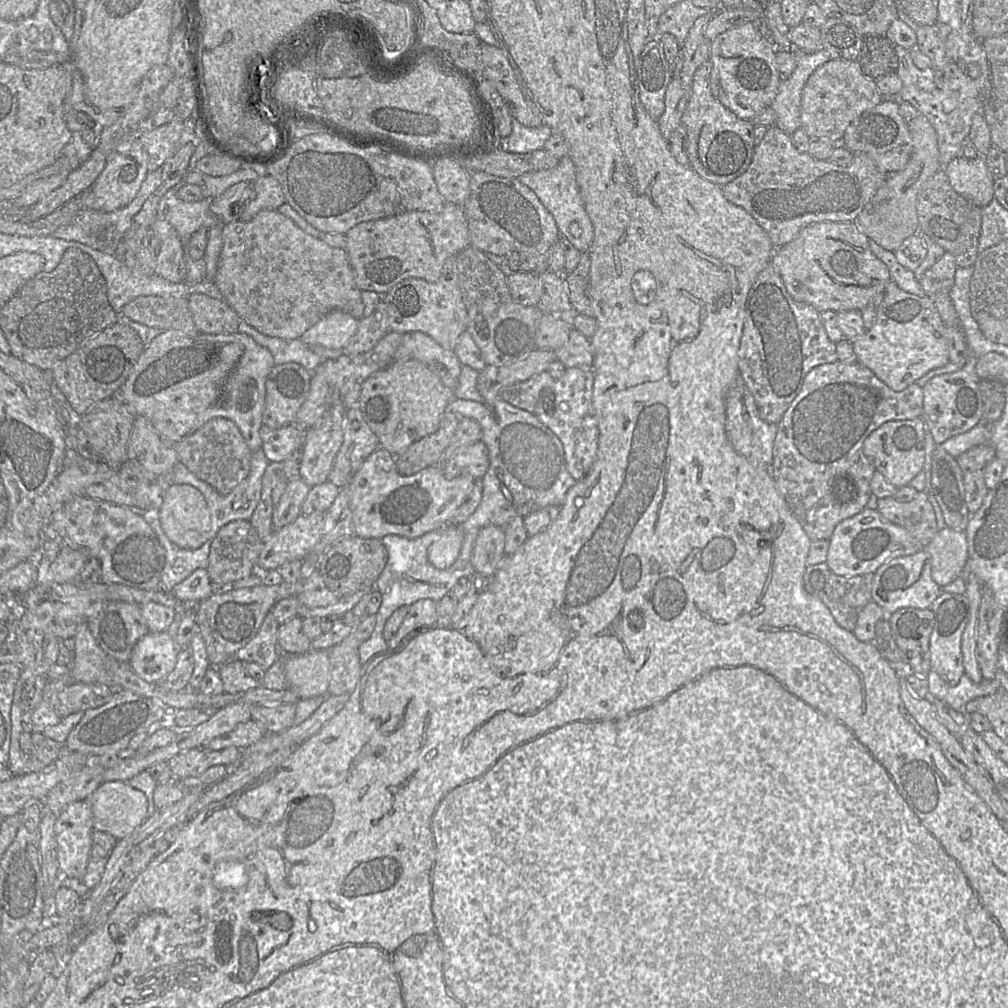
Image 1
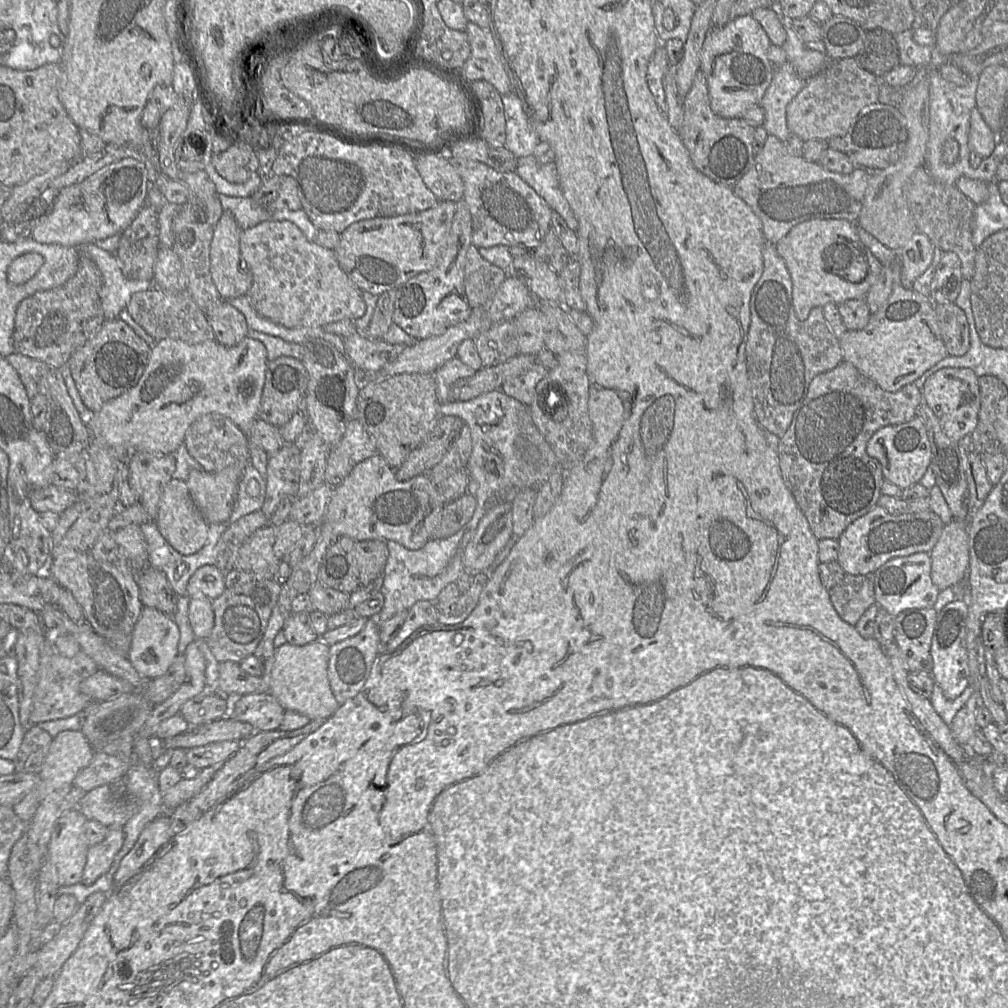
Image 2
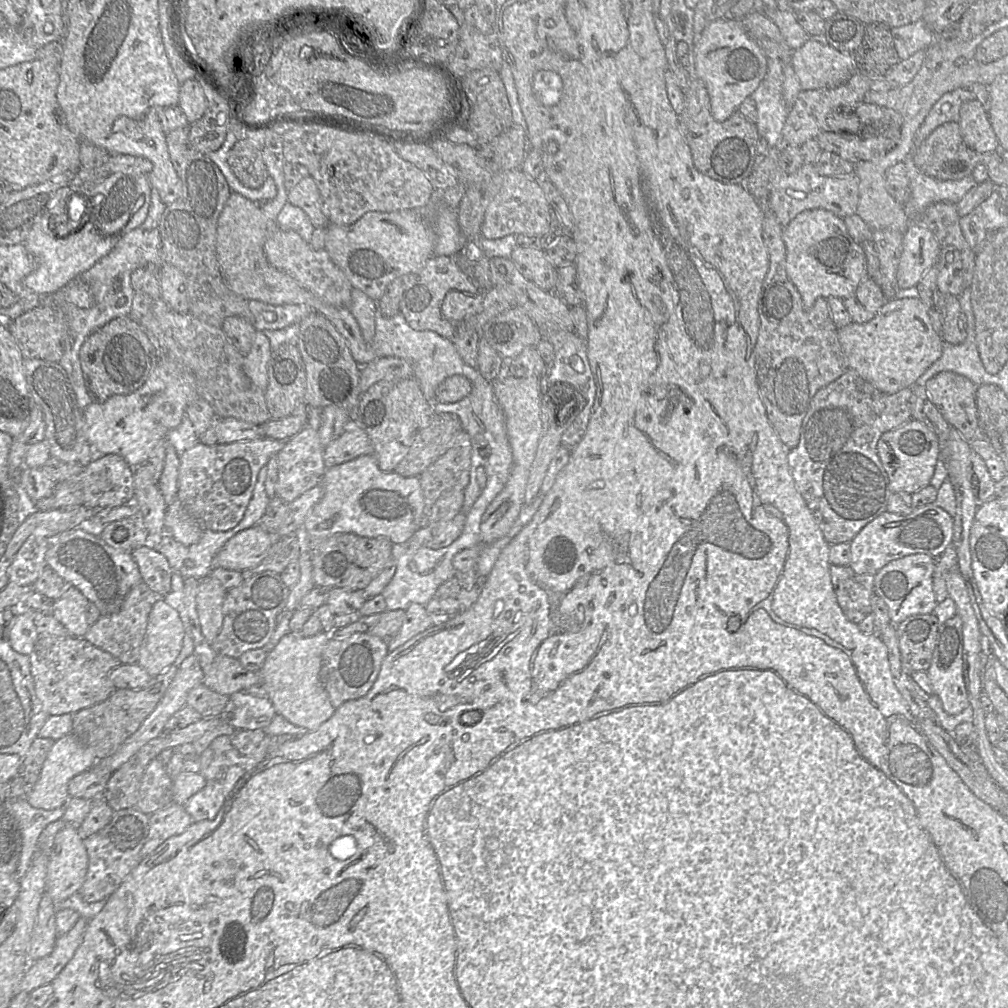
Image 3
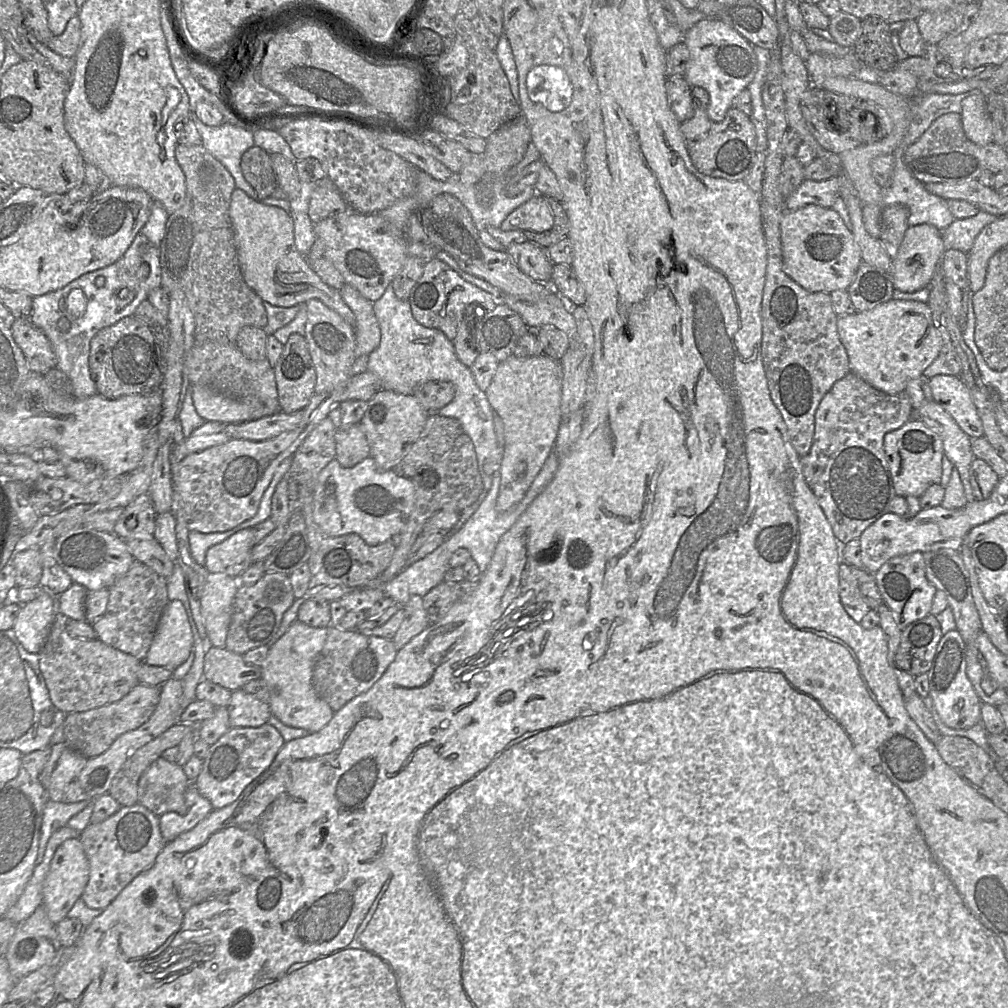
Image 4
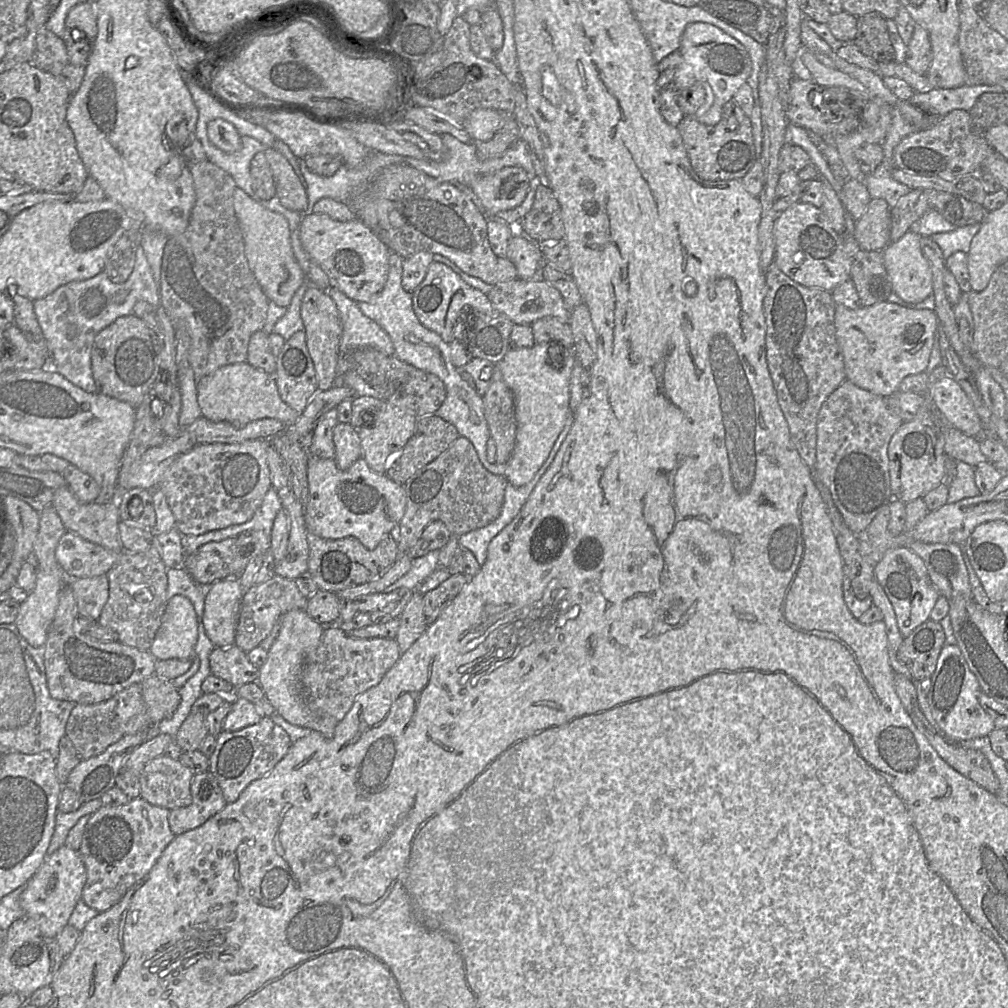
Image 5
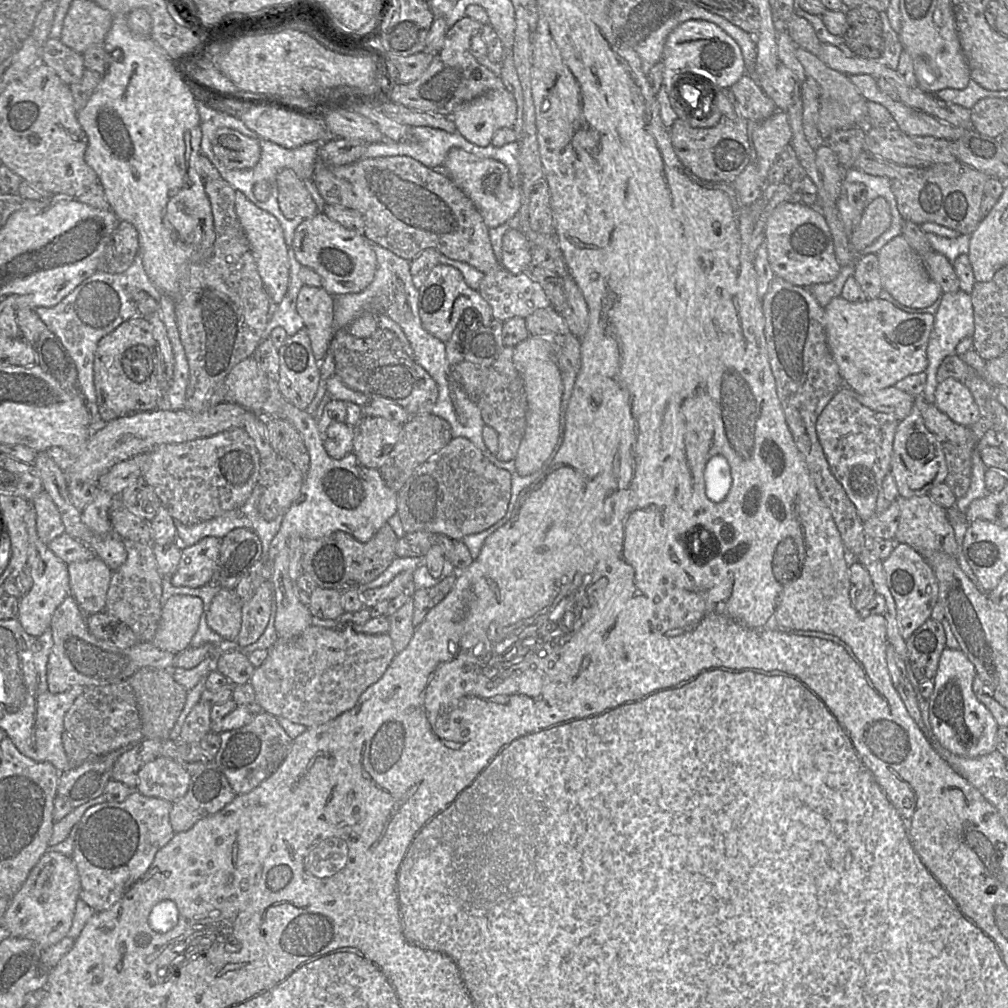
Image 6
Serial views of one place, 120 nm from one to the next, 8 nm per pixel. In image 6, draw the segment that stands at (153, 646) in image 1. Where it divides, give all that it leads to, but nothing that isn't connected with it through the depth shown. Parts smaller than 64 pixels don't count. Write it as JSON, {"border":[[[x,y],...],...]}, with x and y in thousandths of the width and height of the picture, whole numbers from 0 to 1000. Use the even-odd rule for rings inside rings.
{"border":[[[172,590],[161,602],[160,613],[151,638],[171,648],[179,648],[188,641],[201,607],[197,592]]]}

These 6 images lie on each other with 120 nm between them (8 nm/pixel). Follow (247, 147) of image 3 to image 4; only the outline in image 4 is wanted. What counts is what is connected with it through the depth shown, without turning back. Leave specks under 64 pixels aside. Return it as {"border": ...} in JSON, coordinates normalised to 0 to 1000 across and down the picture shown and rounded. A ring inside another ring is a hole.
{"border":[[[252,144],[242,151],[238,165],[242,177],[256,194],[259,197],[268,196],[276,185],[268,153]]]}

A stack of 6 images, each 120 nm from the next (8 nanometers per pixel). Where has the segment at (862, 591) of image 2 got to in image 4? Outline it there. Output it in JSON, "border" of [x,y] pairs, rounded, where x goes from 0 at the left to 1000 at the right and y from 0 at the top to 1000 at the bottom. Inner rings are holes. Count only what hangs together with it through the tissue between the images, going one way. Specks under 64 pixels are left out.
{"border":[[[834,558],[831,565],[833,596],[840,609],[850,618],[854,617],[863,603],[853,588],[855,571],[864,569],[856,563]]]}

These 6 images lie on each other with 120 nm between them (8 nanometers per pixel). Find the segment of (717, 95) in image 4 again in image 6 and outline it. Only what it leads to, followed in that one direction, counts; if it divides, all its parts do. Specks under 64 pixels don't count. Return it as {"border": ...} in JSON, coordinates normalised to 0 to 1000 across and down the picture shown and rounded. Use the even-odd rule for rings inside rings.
{"border":[[[685,19],[673,25],[661,39],[656,62],[659,65],[657,84],[661,87],[666,105],[673,117],[688,127],[709,125],[714,119],[713,113],[709,113],[709,104],[706,103],[700,117],[694,118],[692,114],[688,115],[686,112],[683,115],[678,114],[669,97],[671,91],[674,94],[675,86],[687,78],[689,79],[688,81],[695,79],[695,94],[698,95],[695,101],[699,101],[702,96],[705,98],[711,96],[711,88],[724,87],[739,73],[738,60],[733,45],[710,24],[698,20]]]}

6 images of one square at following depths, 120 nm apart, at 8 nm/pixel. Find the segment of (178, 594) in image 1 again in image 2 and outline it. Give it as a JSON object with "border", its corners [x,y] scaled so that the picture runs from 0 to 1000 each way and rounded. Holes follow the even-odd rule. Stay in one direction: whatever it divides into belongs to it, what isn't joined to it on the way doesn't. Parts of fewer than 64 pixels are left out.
{"border":[[[213,561],[198,563],[188,574],[186,591],[214,594],[224,585],[223,570]]]}

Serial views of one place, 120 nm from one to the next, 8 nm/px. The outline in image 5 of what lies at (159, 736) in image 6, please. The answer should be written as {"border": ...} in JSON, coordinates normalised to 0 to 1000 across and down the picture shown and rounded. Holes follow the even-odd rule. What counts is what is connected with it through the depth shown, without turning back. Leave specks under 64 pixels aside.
{"border":[[[151,669],[140,678],[148,719],[156,719],[176,704],[180,690],[171,676]]]}

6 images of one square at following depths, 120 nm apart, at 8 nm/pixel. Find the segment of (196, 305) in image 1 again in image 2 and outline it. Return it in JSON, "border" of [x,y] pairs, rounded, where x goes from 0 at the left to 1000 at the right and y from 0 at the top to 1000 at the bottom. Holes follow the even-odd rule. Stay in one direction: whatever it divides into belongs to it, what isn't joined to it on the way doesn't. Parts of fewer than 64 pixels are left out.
{"border":[[[226,299],[213,301],[204,313],[212,328],[213,338],[222,343],[234,343],[245,333],[247,325],[243,313]]]}

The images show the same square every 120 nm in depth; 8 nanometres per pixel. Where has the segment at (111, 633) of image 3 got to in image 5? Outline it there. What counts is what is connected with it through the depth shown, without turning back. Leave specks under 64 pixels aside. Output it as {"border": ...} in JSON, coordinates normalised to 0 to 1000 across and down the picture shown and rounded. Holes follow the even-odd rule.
{"border":[[[121,546],[106,567],[108,591],[96,616],[114,626],[120,639],[148,646],[167,597],[166,564],[161,556]]]}

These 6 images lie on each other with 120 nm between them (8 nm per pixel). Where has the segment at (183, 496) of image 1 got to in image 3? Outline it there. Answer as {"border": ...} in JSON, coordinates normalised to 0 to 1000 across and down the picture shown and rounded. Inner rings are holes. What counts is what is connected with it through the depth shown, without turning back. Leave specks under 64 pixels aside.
{"border":[[[178,496],[166,502],[163,521],[164,528],[183,542],[194,540],[203,526],[185,508]]]}

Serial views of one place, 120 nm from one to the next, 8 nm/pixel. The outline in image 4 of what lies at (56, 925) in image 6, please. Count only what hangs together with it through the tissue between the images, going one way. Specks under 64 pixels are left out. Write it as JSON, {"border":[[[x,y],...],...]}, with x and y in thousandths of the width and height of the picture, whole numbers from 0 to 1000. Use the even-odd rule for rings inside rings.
{"border":[[[78,831],[63,834],[57,842],[50,856],[42,879],[42,898],[49,913],[58,917],[80,890],[88,872],[88,857]]]}

